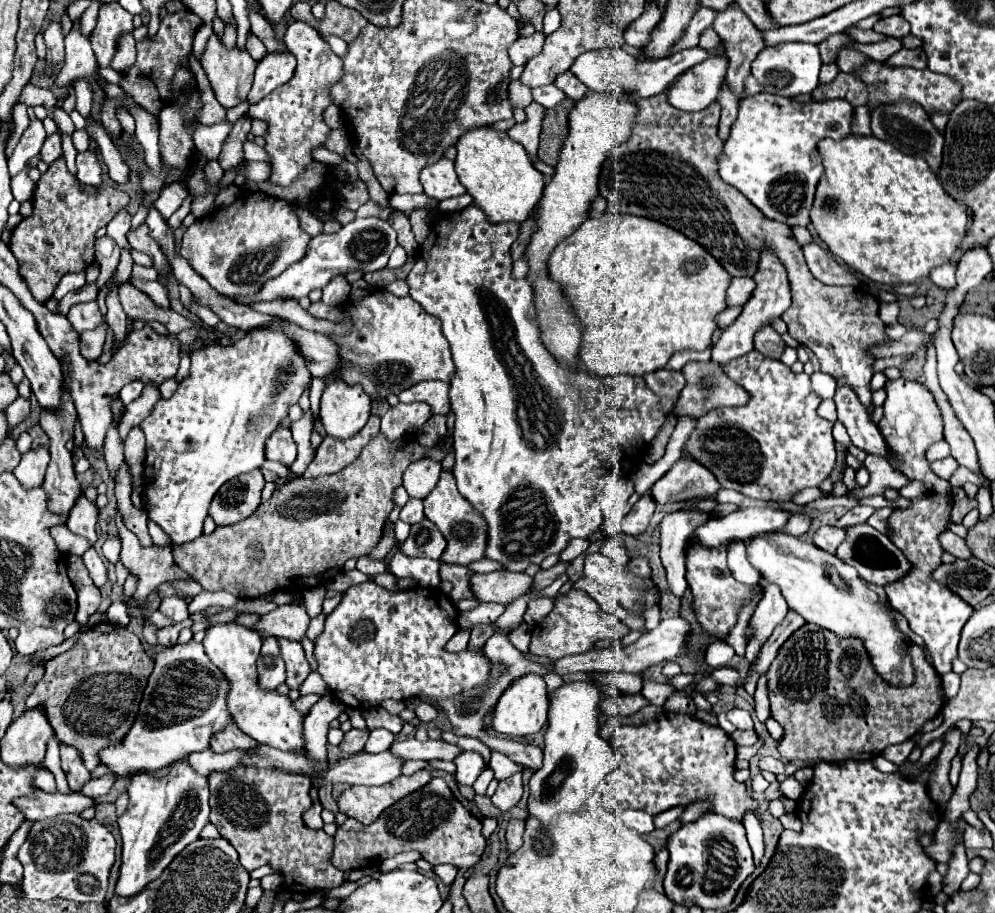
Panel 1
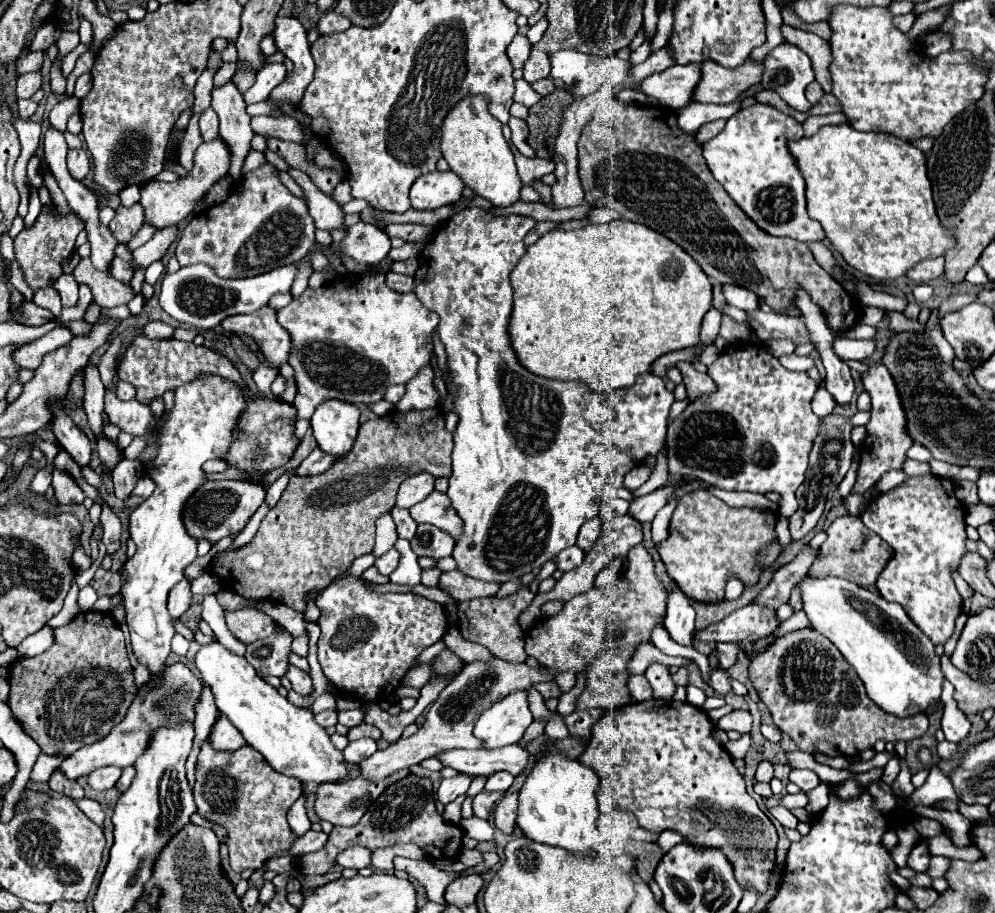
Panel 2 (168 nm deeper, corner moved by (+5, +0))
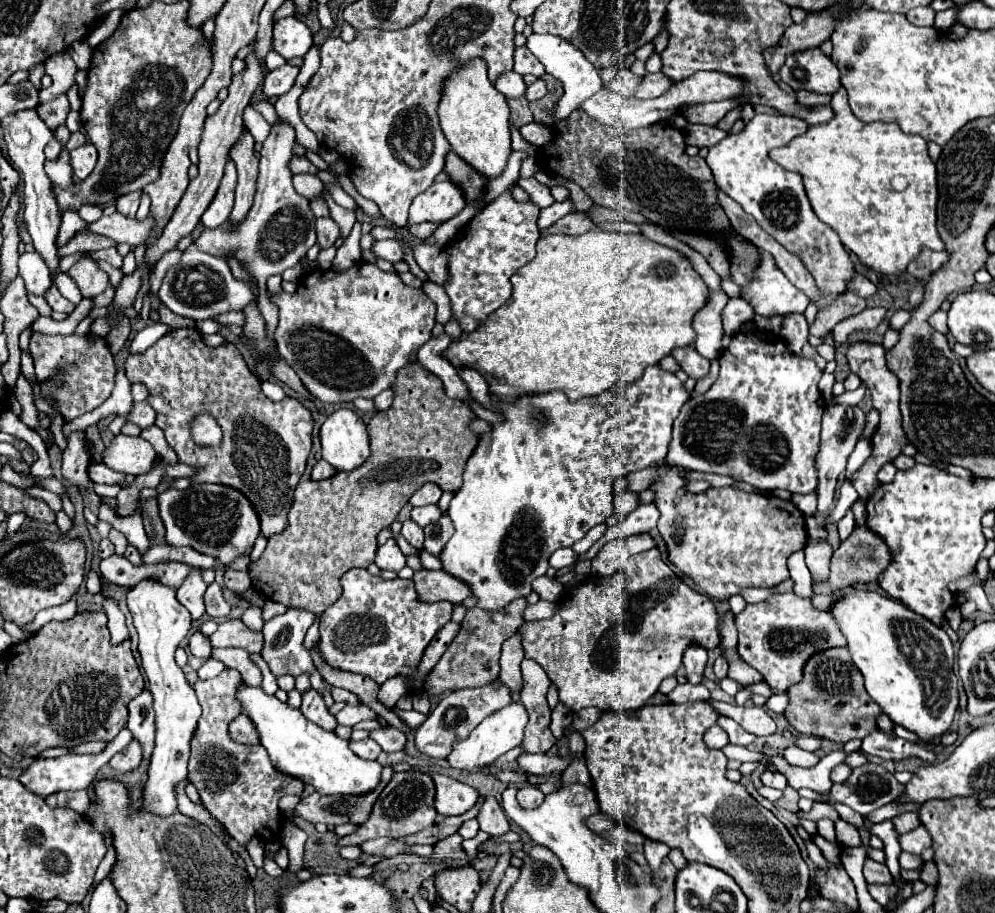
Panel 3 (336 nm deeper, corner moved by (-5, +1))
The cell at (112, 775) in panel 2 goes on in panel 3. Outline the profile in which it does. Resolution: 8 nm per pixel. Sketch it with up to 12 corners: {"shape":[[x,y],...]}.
{"shape":[[133,739],[111,759],[111,767],[129,773],[141,763],[143,749]]}

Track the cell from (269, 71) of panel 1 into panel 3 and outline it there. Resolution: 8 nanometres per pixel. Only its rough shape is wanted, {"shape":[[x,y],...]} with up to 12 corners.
{"shape":[[289,63],[271,71],[265,97],[279,97],[293,87],[299,67]]}

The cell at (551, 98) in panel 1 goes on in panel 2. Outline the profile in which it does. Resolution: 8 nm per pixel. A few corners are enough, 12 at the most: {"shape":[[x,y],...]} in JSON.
{"shape":[[515,80],[513,100],[531,108],[541,100],[529,82]]}

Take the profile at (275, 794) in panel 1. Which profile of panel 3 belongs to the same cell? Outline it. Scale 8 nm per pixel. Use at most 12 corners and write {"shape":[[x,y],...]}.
{"shape":[[241,675],[193,683],[203,711],[187,779],[239,845],[279,835],[303,781],[227,725]]}

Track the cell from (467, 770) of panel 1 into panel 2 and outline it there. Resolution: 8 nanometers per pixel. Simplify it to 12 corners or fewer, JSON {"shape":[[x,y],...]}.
{"shape":[[459,772],[443,778],[437,800],[449,804],[465,794],[471,776]]}

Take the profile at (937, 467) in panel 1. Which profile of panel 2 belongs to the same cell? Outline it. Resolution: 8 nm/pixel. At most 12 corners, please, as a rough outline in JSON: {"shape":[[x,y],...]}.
{"shape":[[907,460],[903,472],[907,476],[931,476],[927,462]]}

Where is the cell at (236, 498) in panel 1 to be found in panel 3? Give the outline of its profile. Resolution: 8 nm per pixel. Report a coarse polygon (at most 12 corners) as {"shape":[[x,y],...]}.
{"shape":[[203,483],[157,495],[169,545],[223,565],[259,537],[251,503]]}

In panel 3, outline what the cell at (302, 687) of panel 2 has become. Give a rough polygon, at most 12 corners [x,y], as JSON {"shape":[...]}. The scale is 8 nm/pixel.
{"shape":[[315,689],[303,693],[301,711],[325,731],[335,731],[335,717]]}

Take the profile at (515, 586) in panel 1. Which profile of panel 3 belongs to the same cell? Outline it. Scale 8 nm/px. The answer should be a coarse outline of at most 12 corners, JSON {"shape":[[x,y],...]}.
{"shape":[[415,571],[423,603],[445,599],[457,605],[469,587],[445,571]]}

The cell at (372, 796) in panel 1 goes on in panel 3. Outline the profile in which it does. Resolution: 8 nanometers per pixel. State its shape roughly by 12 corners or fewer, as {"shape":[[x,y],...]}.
{"shape":[[395,771],[363,797],[313,793],[299,801],[293,817],[317,825],[365,823],[373,801]]}

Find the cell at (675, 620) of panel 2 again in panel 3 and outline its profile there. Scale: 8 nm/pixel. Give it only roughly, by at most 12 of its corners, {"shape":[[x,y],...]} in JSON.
{"shape":[[689,645],[683,655],[685,677],[701,683],[707,651]]}

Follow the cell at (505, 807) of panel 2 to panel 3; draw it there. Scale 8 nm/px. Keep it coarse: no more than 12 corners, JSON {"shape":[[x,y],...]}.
{"shape":[[527,785],[517,791],[517,801],[525,809],[541,805],[545,793]]}

